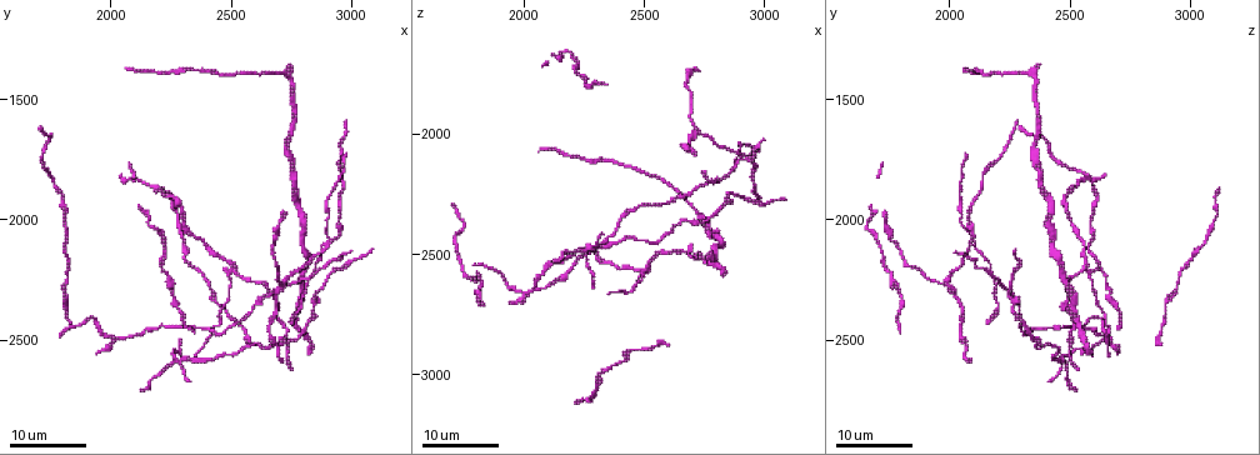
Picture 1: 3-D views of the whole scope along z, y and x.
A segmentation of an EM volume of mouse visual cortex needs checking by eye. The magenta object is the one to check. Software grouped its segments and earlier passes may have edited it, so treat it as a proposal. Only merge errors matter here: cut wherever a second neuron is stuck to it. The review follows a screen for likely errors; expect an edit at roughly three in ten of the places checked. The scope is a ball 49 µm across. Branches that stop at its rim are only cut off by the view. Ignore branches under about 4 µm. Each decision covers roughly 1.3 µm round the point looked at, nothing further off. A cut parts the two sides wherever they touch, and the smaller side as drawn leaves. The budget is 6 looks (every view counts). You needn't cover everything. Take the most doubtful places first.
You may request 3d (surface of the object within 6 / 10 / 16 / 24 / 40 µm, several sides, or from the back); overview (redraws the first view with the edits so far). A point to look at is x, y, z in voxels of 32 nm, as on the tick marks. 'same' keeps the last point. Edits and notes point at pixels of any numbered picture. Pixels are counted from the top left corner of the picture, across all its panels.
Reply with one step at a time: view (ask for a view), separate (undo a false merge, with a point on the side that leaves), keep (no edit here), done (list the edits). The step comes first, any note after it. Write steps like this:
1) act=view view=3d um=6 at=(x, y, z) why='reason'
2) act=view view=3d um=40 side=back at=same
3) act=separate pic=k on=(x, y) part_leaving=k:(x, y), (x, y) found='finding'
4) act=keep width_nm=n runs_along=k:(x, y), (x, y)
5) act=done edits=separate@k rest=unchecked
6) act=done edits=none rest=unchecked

act=view view=3d um=16 at=(2260, 2590, 2480)

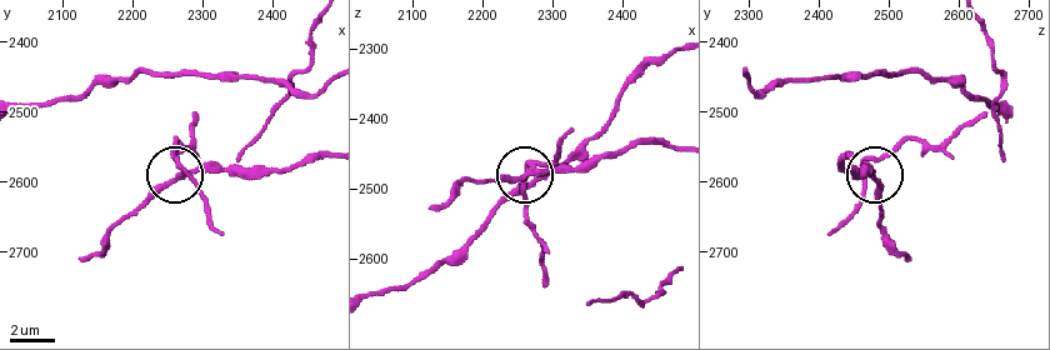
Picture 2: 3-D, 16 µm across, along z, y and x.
act=view view=3d um=10 at=(2270, 2595, 2480)

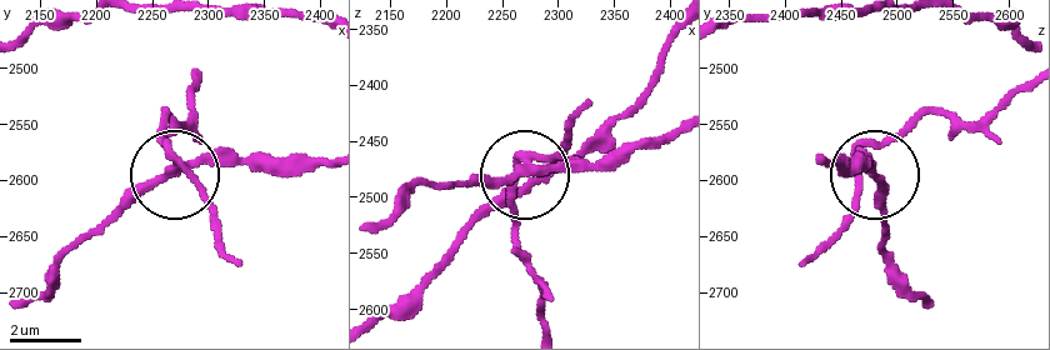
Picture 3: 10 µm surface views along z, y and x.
act=separate pic=3 on=(161, 135) found='a second neuron is stuck on'

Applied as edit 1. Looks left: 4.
act=view view=3d um=16 at=(2720, 2450, 2510) why='branch point'

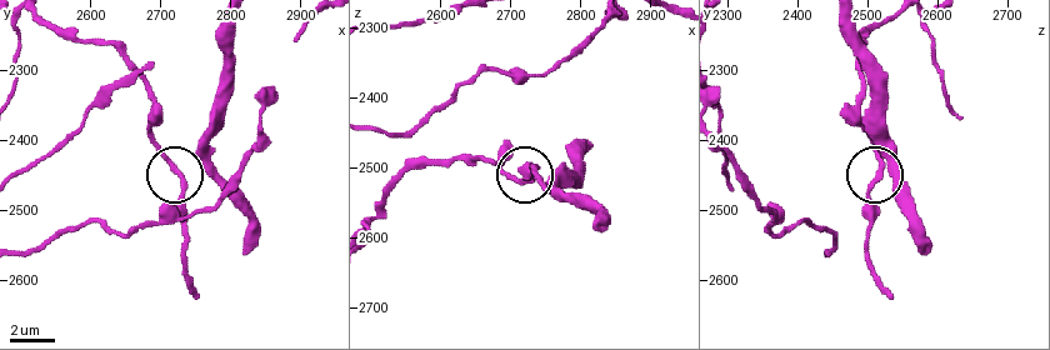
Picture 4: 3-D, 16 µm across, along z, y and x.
act=view view=3d um=10 at=(2720, 2435, 2520)

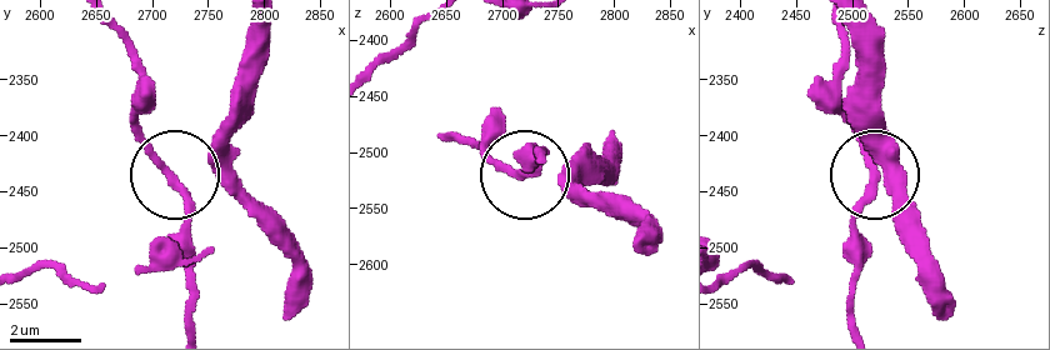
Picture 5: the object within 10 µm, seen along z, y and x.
act=keep side_arm_um=57 found='continuous, no second neuron'

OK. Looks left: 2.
act=view view=3d um=16 at=(2500, 2210, 2570) why='four or more arms meet'

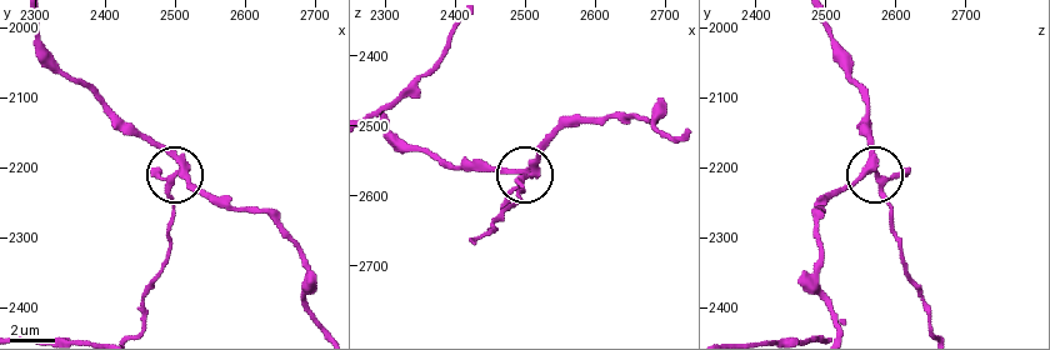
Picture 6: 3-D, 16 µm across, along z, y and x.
act=view view=3d um=10 at=(2505, 2200, 2565)

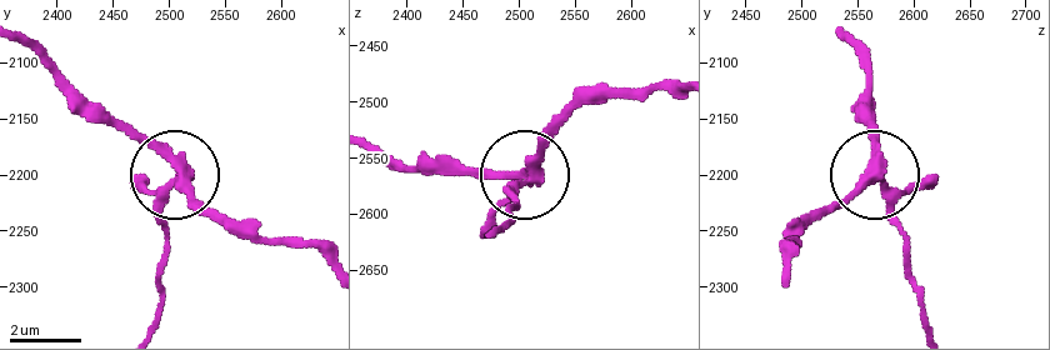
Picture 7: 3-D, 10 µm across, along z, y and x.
act=separate pic=7 on=(140, 184) part_leaving=7:(178, 171), (160, 221), (169, 258), (156, 329) found='two neurons meet here'

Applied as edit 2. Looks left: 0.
act=done edits=separate@3,separate@7 rest=unchecked

